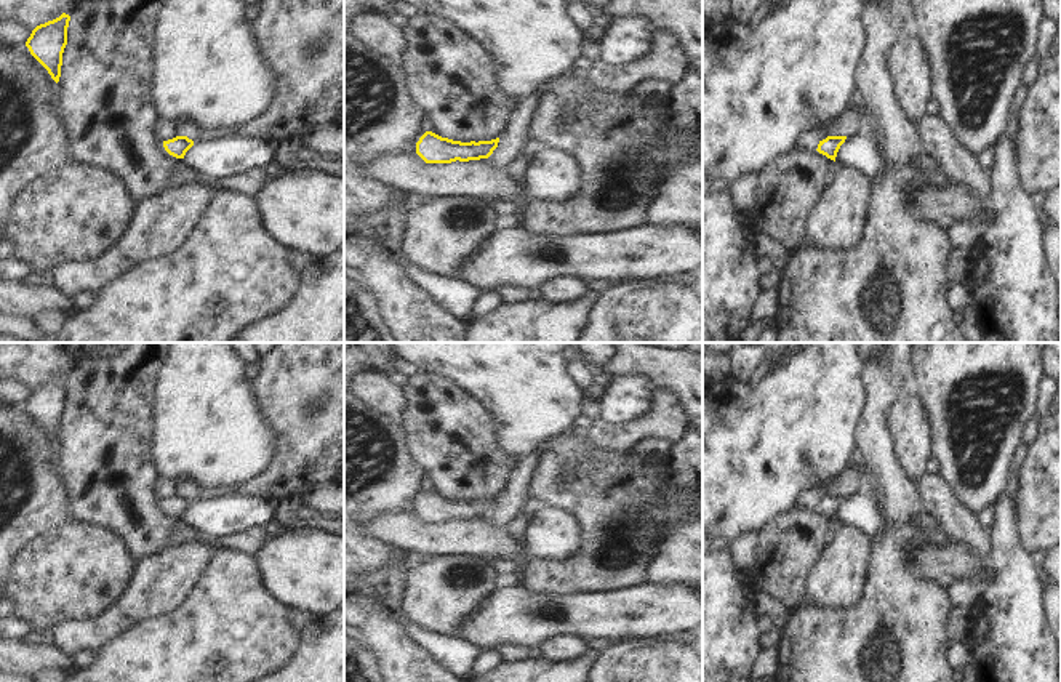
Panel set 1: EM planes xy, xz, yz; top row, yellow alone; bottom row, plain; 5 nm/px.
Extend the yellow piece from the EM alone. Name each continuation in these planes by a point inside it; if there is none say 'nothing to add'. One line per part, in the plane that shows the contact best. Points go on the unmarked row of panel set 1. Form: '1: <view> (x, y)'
nothing to add

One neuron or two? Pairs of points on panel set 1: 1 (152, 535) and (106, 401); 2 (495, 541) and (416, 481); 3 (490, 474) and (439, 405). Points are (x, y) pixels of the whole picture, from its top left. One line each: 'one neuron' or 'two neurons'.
1: one neuron
2: two neurons
3: one neuron

